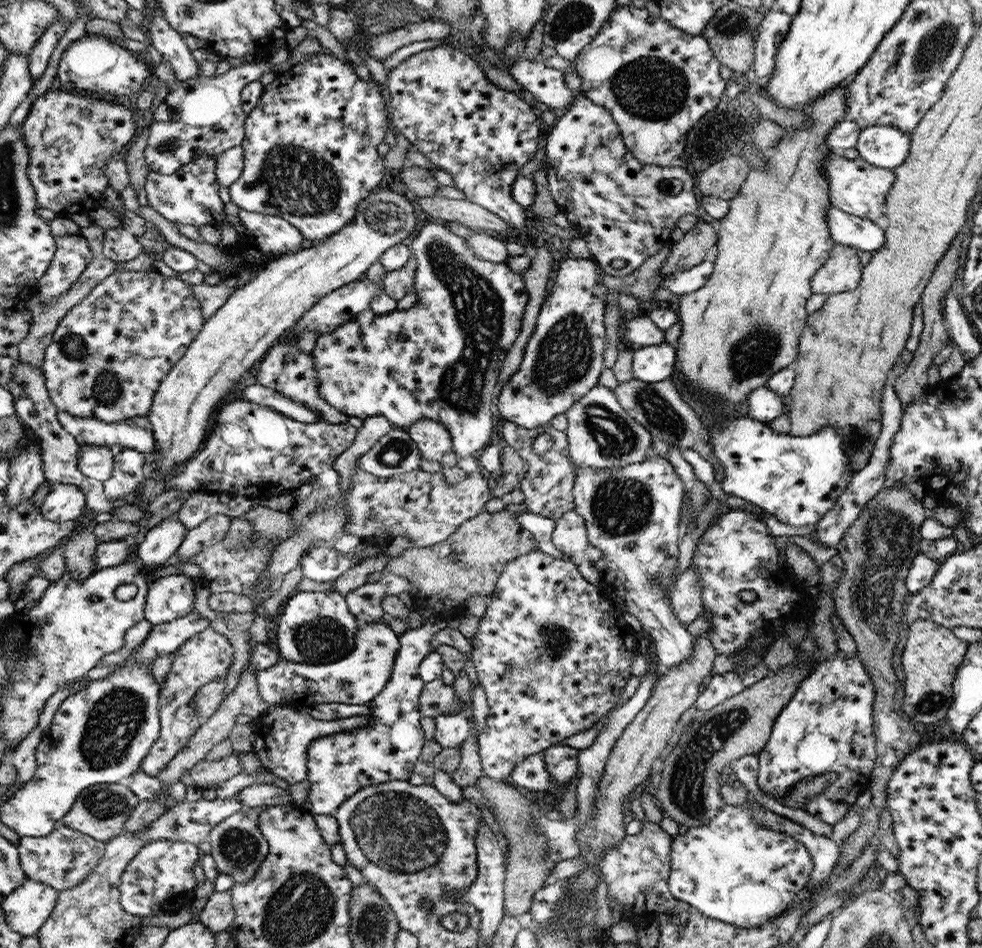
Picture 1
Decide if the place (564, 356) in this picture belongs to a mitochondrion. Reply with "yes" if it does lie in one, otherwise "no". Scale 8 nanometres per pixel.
yes

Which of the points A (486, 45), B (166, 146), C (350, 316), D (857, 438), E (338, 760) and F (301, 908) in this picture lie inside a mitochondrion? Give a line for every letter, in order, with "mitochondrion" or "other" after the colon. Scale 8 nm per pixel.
A: other
B: mitochondrion
C: other
D: mitochondrion
E: other
F: mitochondrion

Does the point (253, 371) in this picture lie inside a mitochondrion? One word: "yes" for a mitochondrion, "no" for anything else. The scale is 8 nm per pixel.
no

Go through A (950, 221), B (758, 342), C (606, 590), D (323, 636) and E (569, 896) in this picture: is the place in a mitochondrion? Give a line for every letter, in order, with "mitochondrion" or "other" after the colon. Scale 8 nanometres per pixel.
A: other
B: mitochondrion
C: other
D: mitochondrion
E: other

